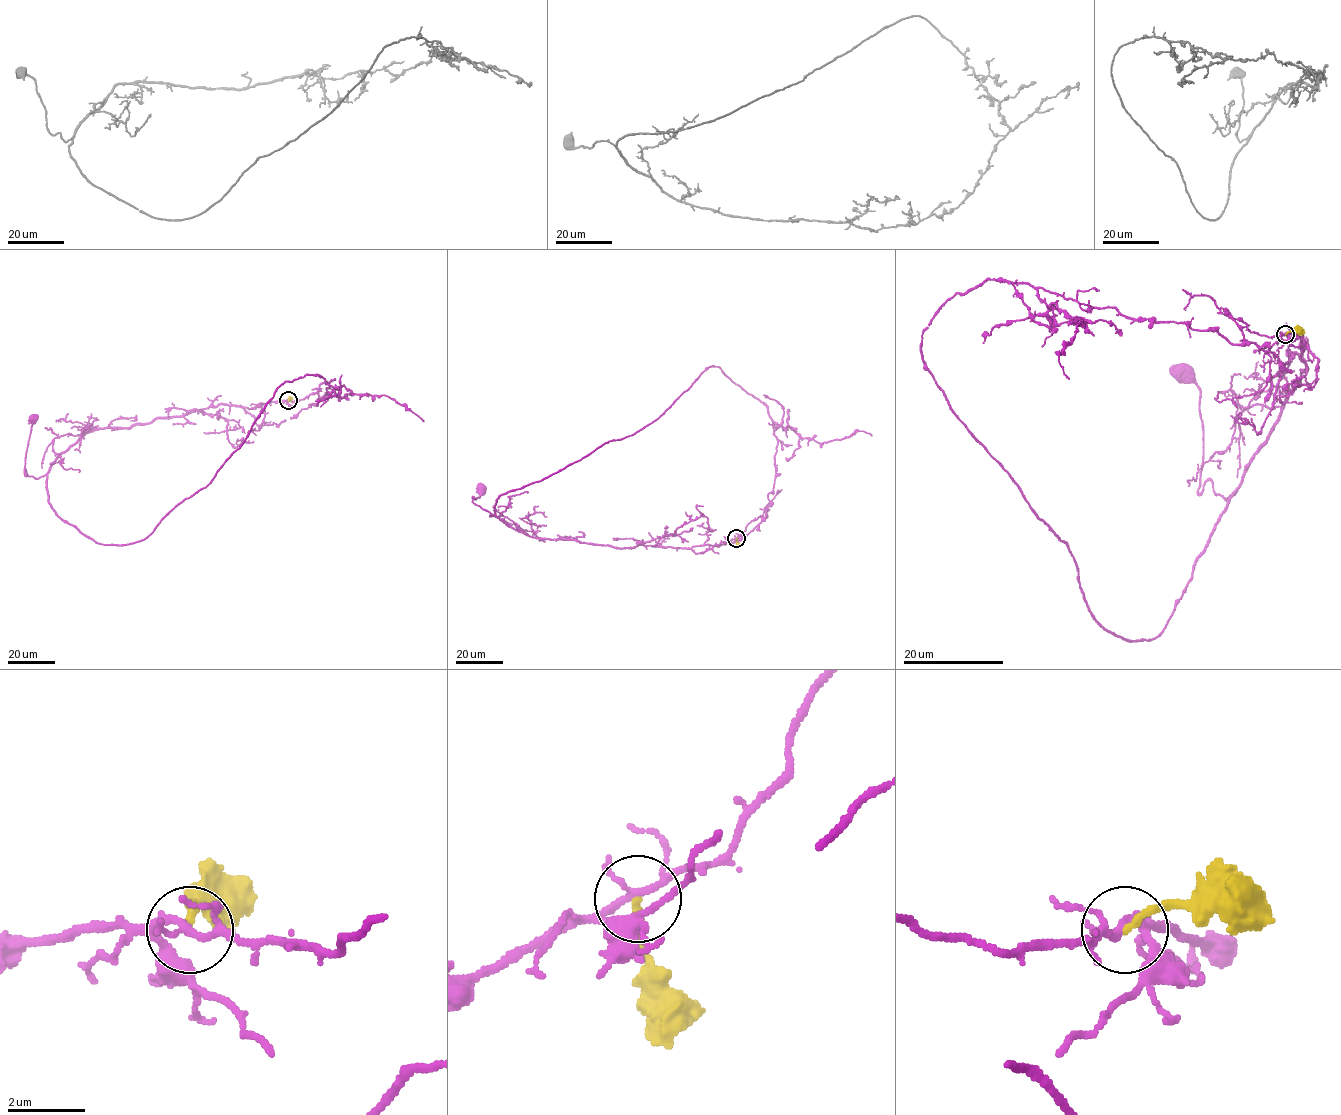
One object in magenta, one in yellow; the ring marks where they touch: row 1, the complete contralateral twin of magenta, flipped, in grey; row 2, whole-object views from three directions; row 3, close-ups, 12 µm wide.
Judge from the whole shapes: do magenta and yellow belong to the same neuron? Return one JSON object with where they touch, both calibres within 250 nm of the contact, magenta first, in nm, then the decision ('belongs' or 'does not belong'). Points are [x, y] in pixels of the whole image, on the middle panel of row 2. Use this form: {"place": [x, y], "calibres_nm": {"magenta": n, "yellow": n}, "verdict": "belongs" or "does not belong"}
{"place": [736, 538], "calibres_nm": {"magenta": 150, "yellow": 200}, "verdict": "does not belong"}

